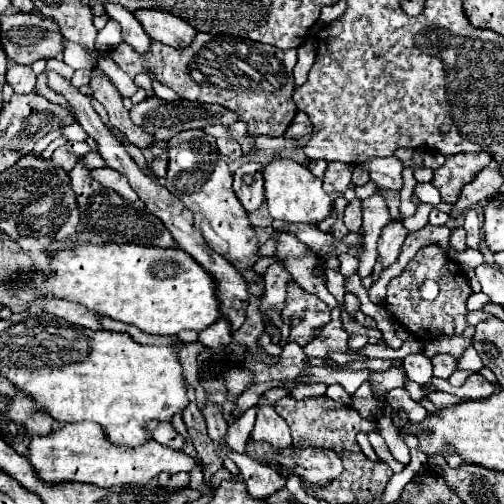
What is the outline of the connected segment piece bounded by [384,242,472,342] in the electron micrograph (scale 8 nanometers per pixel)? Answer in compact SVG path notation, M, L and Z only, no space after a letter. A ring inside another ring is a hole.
M432 242L428 246L422 246L416 252L416 256L408 262L406 270L400 276L390 280L384 306L418 340L432 342L434 338L454 334L454 316L458 316L458 314L464 316L468 312L466 300L470 294L472 294L472 288L470 288L466 276L460 272L458 264L454 264L436 242ZM426 278L432 278L440 284L440 294L434 300L424 300L418 292Z

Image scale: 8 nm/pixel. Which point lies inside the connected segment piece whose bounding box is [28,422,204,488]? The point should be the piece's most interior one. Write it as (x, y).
(80, 452)

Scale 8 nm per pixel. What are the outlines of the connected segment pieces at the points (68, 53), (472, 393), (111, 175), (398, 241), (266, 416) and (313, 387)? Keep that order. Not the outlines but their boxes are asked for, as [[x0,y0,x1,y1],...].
[[64,42,92,70],[430,374,494,398],[91,166,138,202],[378,220,408,266],[252,404,292,452],[288,384,326,400]]

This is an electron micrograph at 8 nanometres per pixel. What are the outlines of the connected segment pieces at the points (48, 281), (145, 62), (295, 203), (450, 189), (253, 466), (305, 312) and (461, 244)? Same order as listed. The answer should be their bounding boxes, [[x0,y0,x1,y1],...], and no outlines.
[[18,244,220,334],[110,34,298,136],[264,158,334,222],[432,152,492,202],[224,448,286,500],[280,280,332,346],[450,228,468,252]]

